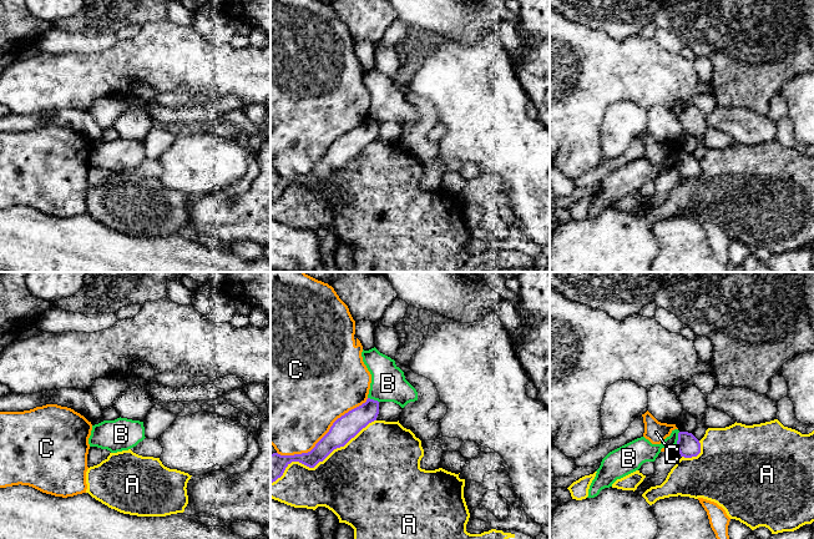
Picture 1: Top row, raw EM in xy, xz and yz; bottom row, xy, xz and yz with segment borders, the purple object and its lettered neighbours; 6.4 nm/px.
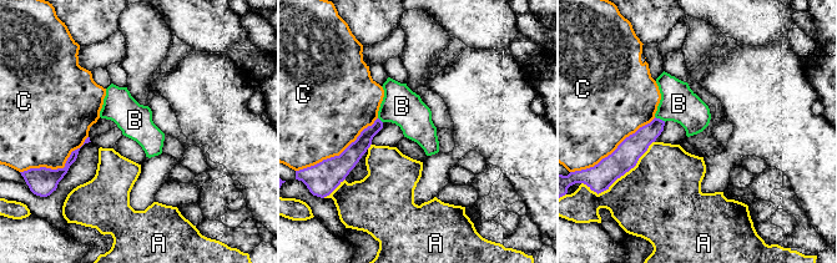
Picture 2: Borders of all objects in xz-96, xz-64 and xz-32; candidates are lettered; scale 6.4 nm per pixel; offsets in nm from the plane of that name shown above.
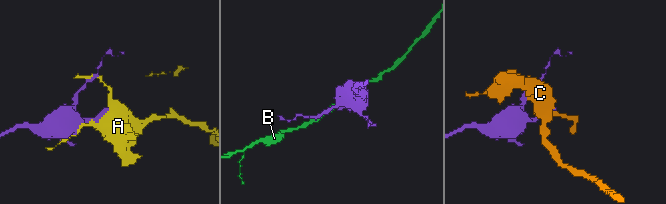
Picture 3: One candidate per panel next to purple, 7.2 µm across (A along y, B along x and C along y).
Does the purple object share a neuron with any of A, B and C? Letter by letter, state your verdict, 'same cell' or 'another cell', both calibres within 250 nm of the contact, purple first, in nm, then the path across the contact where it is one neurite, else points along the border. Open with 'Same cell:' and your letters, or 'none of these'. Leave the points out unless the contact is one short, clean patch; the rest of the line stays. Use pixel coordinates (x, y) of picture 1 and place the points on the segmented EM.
Same cell: none of these
A: another cell; 160 nm thick on the purple side, 480 nm on the other
B: another cell; 150 nm thick on the purple side, 160 nm on the other; border along yz (679, 432), (675, 446)
C: another cell; 160 nm thick on the purple side, 500 nm on the other

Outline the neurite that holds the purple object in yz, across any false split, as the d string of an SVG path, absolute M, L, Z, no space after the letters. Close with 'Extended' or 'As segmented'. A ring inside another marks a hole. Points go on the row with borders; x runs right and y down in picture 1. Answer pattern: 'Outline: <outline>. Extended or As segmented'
Outline: M679 432L678 440L676 444L681 457L692 458L697 457L701 453L699 440L688 432Z. As segmented

